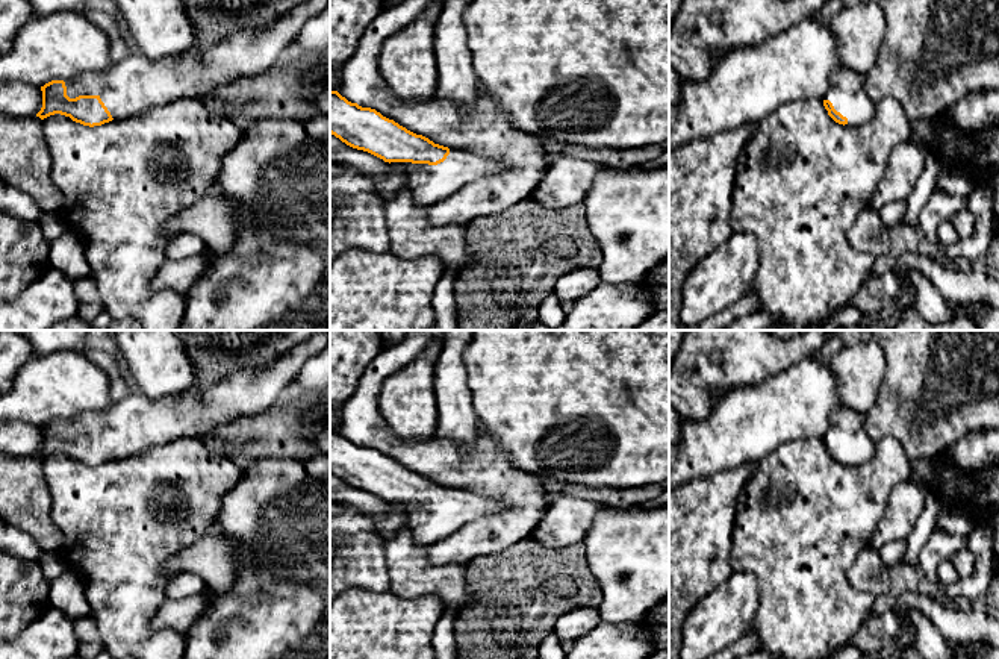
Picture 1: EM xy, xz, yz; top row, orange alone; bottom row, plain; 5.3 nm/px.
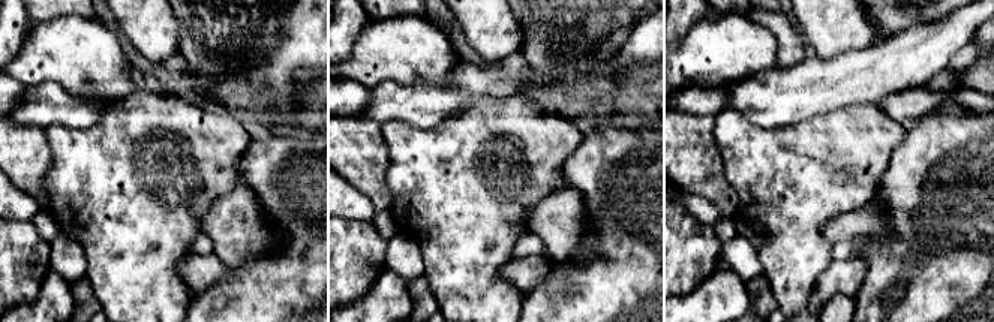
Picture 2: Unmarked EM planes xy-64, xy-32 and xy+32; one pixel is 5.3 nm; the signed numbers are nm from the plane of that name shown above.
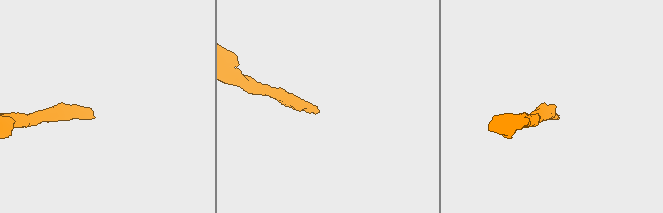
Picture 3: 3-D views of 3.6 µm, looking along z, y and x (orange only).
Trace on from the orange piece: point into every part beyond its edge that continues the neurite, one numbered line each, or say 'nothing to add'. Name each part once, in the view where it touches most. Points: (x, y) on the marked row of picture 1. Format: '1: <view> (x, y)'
1: xy (129, 87)

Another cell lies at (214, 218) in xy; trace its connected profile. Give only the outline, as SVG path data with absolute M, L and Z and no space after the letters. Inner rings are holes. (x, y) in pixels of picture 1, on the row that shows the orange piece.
M216 189L166 224L166 232L171 238L180 233L195 233L216 255L224 255L232 248L236 230L238 201Z

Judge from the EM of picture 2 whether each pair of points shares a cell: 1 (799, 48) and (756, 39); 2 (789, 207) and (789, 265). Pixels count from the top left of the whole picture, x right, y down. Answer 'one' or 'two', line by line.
1: two
2: one

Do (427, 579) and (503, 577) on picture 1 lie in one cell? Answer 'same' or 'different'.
different

